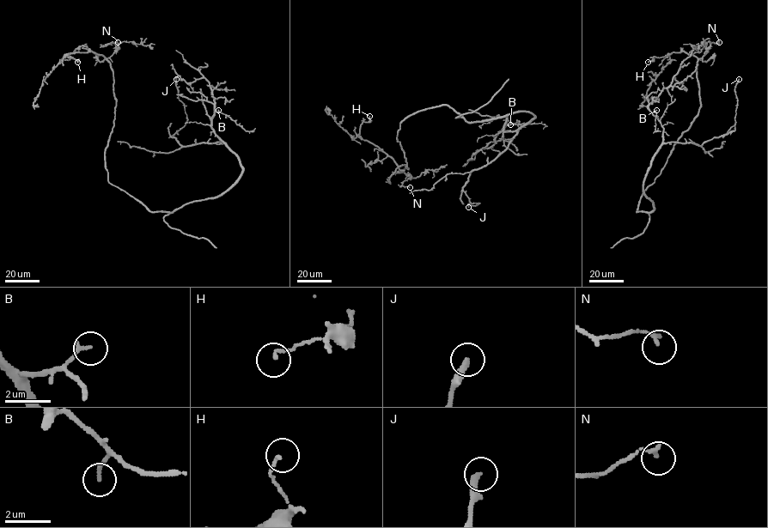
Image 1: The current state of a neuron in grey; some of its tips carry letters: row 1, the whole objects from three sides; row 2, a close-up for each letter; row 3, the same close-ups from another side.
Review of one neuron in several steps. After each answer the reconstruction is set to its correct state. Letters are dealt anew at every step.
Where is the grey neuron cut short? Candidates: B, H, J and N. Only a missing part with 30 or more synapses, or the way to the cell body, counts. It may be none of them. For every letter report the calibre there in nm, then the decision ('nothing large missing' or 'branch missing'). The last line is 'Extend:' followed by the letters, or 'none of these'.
B: calibre 160 nm; nothing large missing
H: calibre 140 nm; nothing large missing
J: calibre 320 nm; nothing large missing
N: calibre 160 nm; nothing large missing
Extend: none of these

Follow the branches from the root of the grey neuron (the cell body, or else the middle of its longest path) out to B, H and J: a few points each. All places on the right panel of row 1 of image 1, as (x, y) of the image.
B: (638, 206), (636, 212), (654, 209), (643, 182), (663, 139), (663, 129), (651, 112), (656, 110)
H: (638, 206), (643, 193), (661, 172), (701, 105), (695, 57), (684, 51), (673, 52), (654, 57), (648, 62)
J: (638, 206), (636, 212), (654, 209), (643, 182), (663, 143), (701, 146), (735, 130), (739, 79)

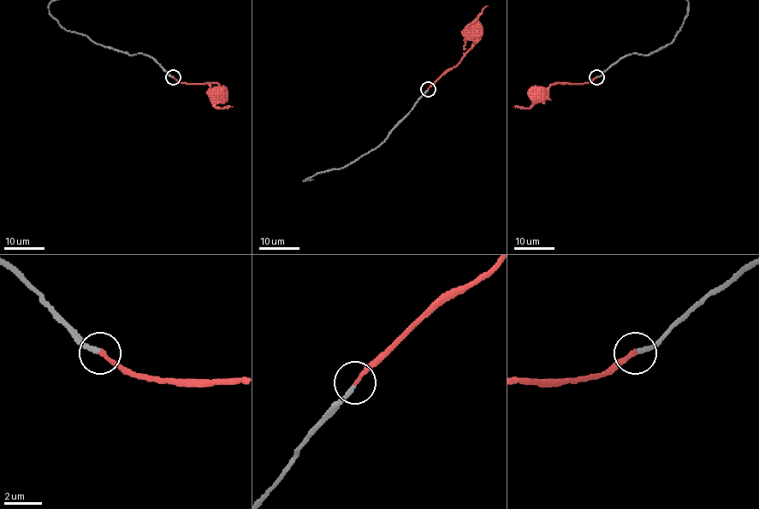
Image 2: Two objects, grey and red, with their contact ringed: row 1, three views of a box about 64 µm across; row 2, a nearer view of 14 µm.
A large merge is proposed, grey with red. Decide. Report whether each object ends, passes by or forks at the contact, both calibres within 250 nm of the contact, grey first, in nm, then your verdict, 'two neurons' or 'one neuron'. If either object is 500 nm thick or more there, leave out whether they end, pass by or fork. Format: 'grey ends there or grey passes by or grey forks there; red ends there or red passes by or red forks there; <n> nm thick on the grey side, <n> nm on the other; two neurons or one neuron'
grey ends there; red ends there; 220 nm thick on the grey side, 220 nm on the other; one neuron

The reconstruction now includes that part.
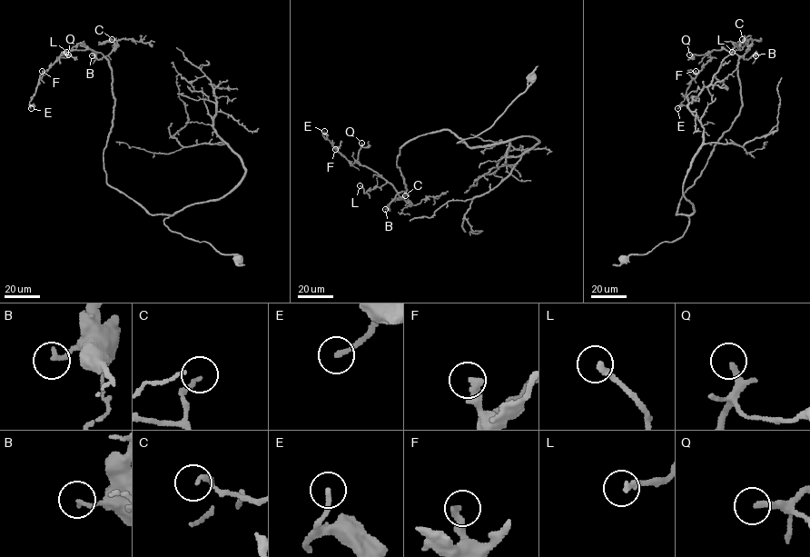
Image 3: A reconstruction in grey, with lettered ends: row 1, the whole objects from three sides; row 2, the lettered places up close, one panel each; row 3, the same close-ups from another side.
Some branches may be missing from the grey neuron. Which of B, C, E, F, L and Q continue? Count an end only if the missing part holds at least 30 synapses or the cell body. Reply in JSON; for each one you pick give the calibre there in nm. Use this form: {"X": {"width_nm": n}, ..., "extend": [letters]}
{"L": {"width_nm": 240}, "Q": {"width_nm": 150}, "extend": ["L", "Q"]}

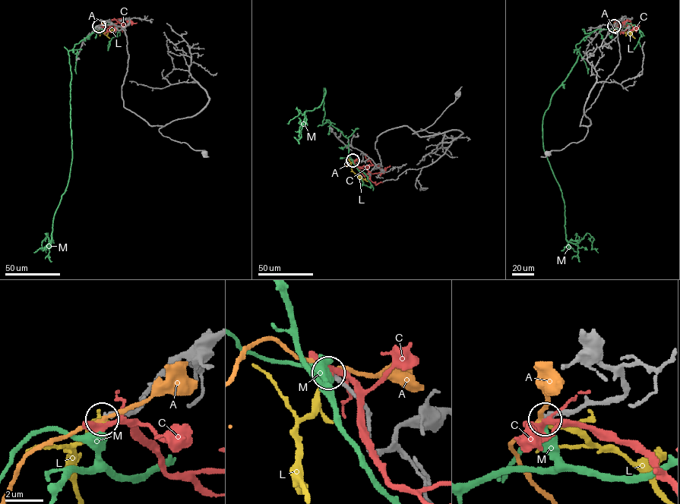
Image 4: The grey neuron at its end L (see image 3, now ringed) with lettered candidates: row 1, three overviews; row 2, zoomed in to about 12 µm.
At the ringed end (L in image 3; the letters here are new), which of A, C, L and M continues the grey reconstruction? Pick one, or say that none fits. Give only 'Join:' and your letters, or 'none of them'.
Join: none of them

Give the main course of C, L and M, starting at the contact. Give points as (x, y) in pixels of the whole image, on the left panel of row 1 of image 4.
C: (99, 26), (106, 29), (111, 20), (122, 18), (136, 23)
L: (99, 26), (97, 27), (99, 33), (114, 29)
M: (99, 26), (68, 51), (72, 160), (68, 184), (54, 215), (51, 242), (47, 233), (42, 243), (45, 253)

